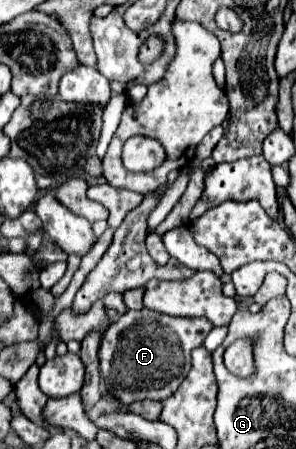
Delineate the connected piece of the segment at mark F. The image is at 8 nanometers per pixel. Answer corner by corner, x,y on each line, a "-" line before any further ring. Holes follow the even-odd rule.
150,309
124,313
102,337
102,387
122,403
134,403
142,399
168,399
184,381
190,369
190,351
204,345
210,329
212,327
208,319
174,319
168,315
158,315
158,311
-
170,331
174,331
176,337
170,337

